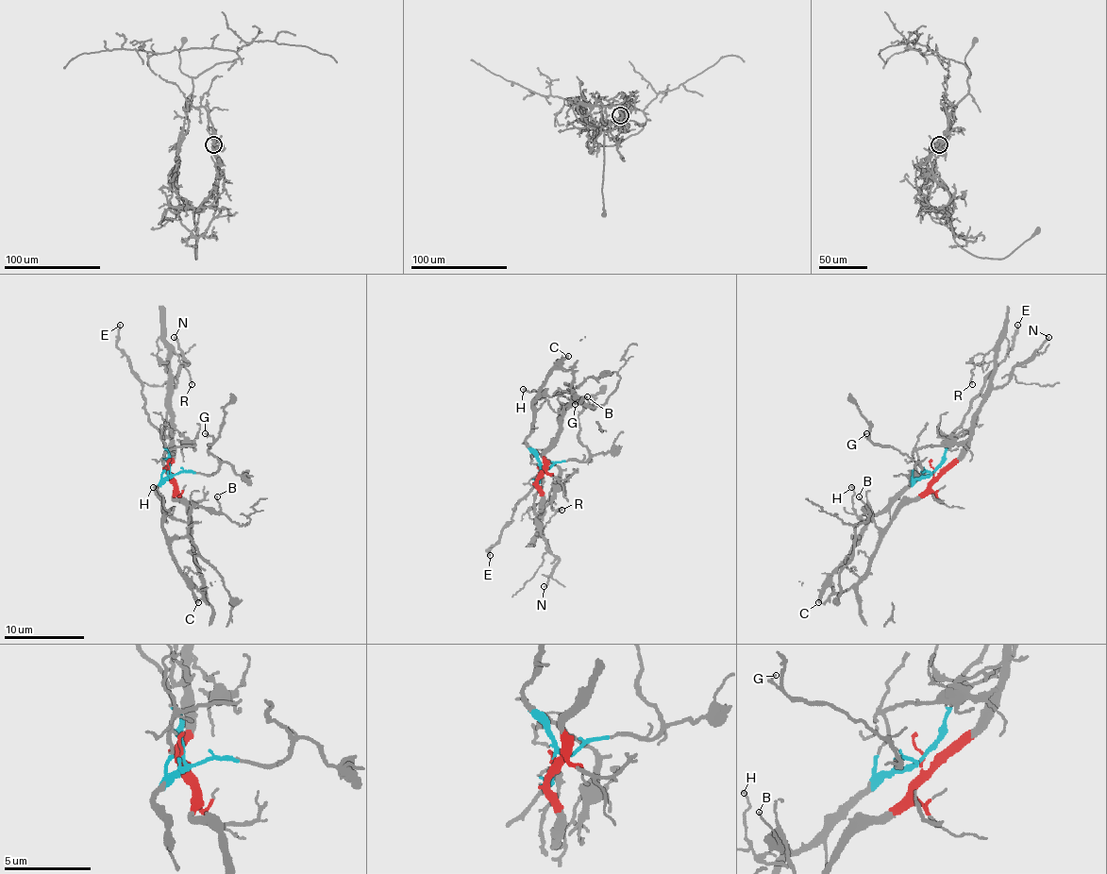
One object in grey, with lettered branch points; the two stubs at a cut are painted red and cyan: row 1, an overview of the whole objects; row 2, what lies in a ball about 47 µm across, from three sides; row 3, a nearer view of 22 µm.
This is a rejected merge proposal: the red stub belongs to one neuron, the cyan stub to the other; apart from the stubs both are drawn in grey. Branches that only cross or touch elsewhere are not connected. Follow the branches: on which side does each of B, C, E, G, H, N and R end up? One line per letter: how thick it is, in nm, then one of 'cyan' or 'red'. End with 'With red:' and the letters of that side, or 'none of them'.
B: 110 nm | red
C: 320 nm | cyan
E: 200 nm | cyan
G: 120 nm | cyan
H: 130 nm | red
N: 180 nm | red
R: 110 nm | red
With red: B, H, N, R

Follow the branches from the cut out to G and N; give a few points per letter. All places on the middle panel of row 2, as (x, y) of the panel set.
G: (538, 471), (562, 461), (588, 459), (588, 448), (578, 432), (578, 412), (582, 405), (574, 405)
N: (538, 471), (540, 530), (548, 549), (559, 561), (545, 587)

